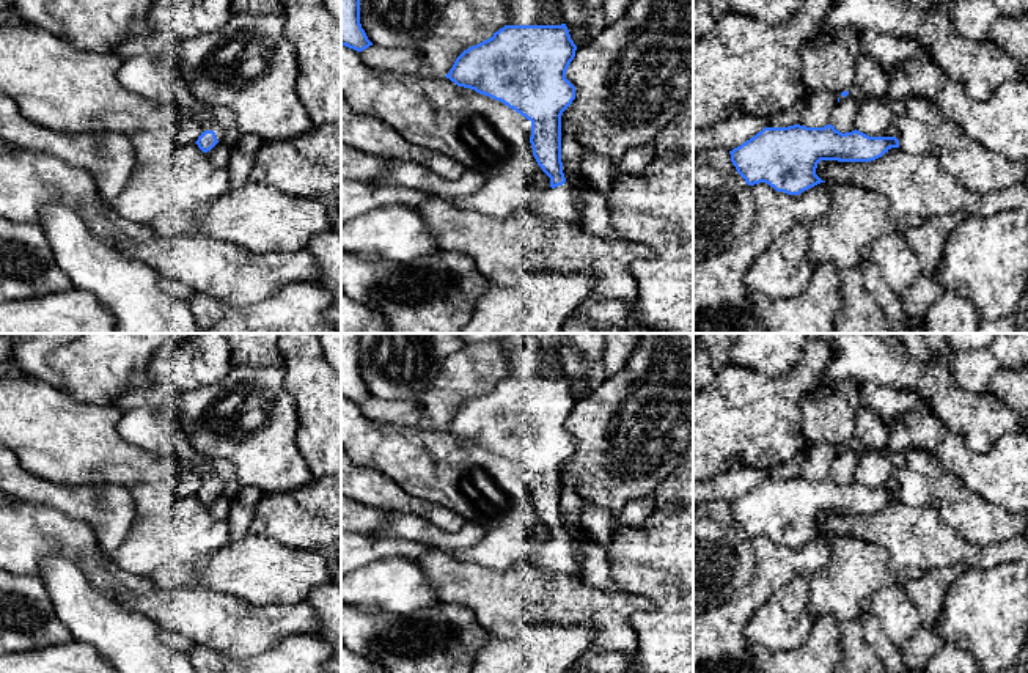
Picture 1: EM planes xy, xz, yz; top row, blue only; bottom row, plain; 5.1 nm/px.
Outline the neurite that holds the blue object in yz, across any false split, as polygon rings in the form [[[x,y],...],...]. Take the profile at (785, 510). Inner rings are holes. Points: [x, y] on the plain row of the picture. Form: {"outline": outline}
{"outline": [[[794,476],[764,480],[729,506],[748,538],[765,535],[777,544],[800,547],[825,535],[816,527],[821,513],[871,514],[891,500],[899,500],[896,489],[869,489],[857,481],[843,486],[832,476]]]}

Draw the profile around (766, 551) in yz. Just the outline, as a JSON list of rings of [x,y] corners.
[[[725,500],[693,508],[693,621],[714,613],[756,574],[758,563],[777,563],[784,544],[765,535],[748,538]]]

